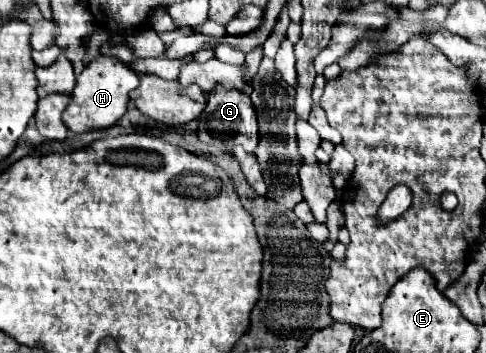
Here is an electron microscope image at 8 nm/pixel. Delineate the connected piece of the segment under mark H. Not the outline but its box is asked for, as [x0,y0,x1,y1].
[63,55,139,131]

